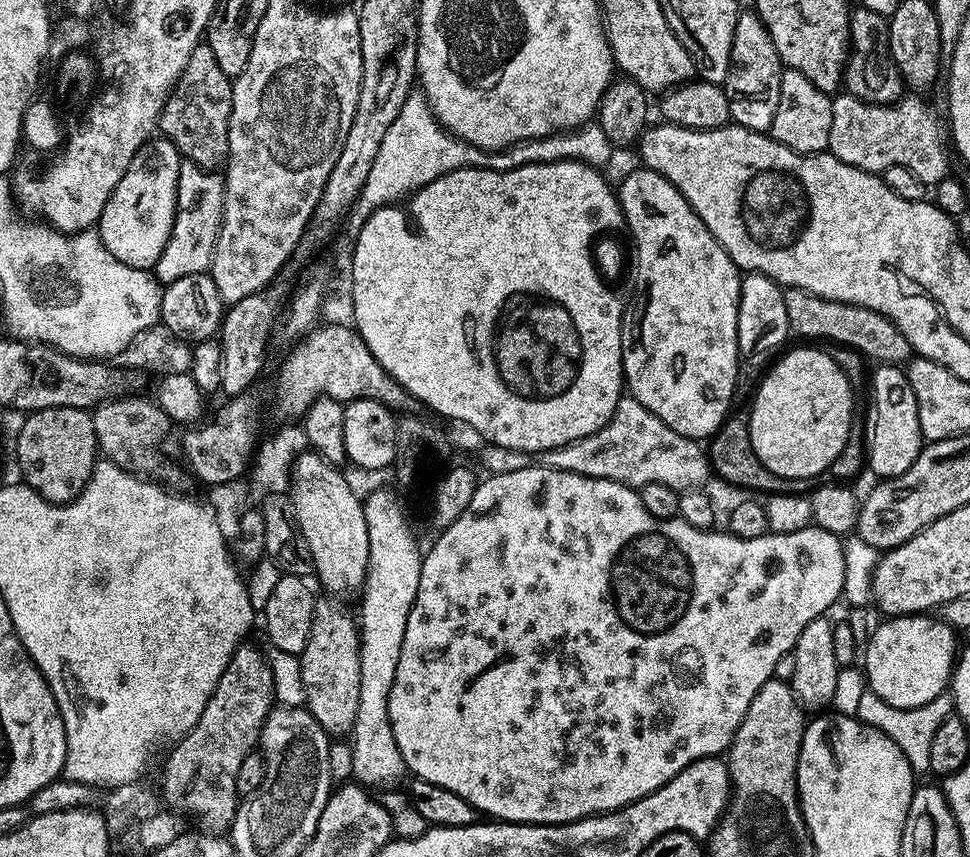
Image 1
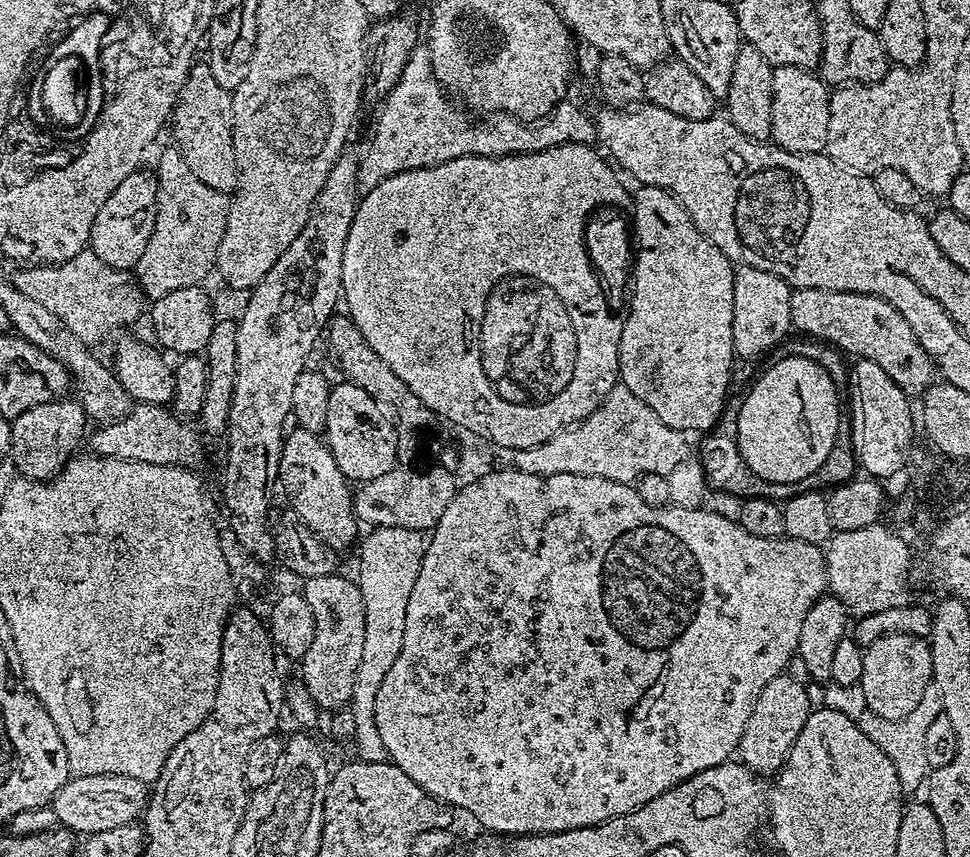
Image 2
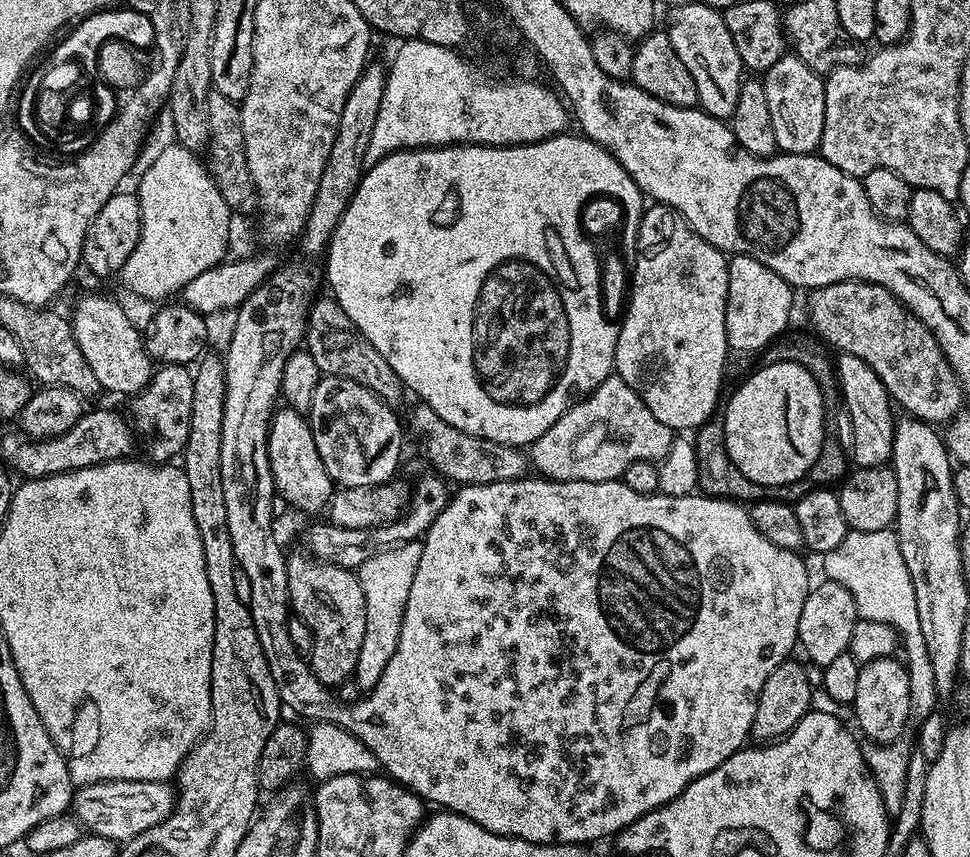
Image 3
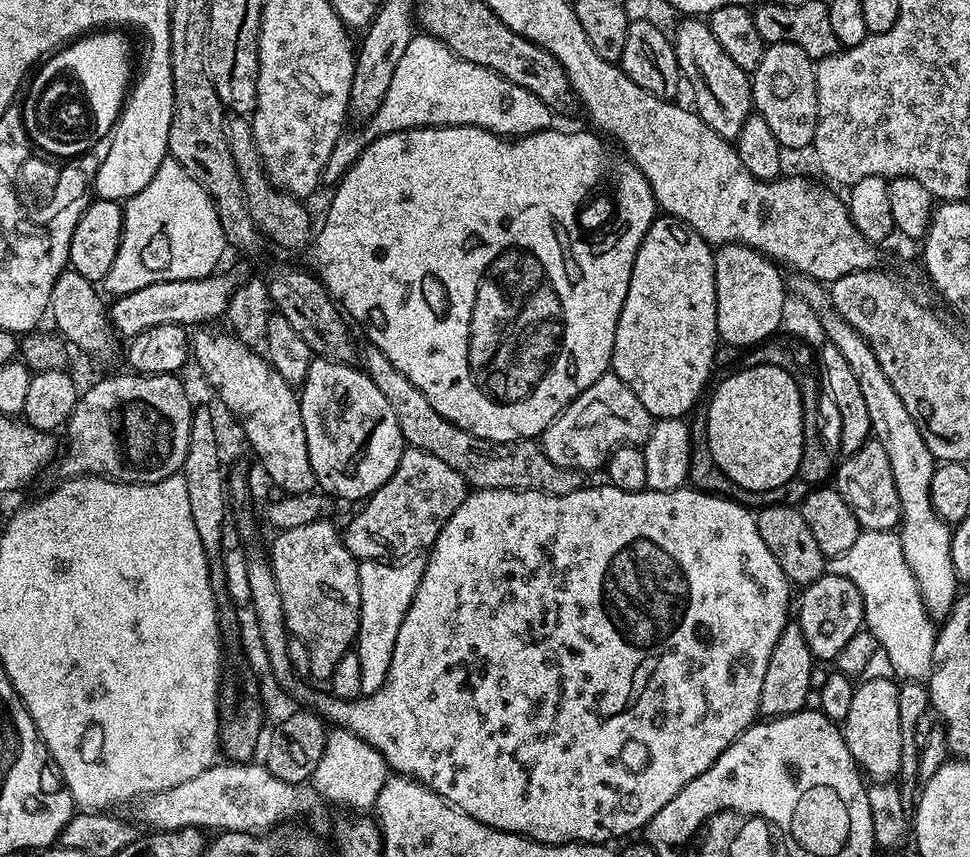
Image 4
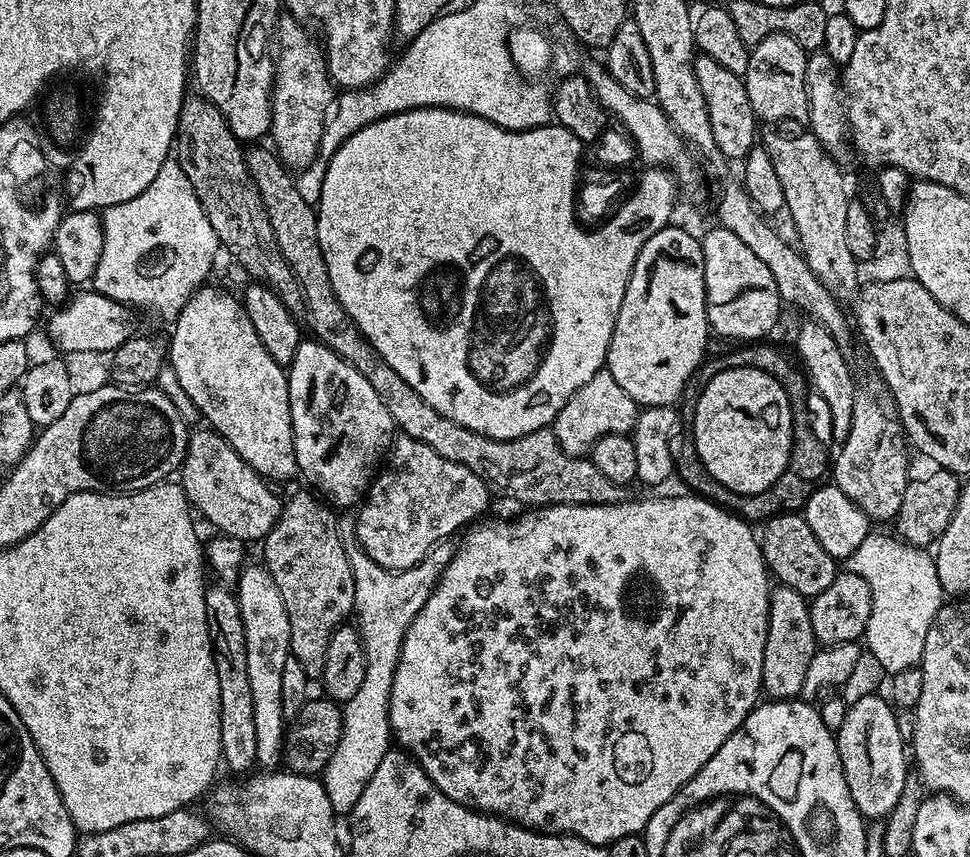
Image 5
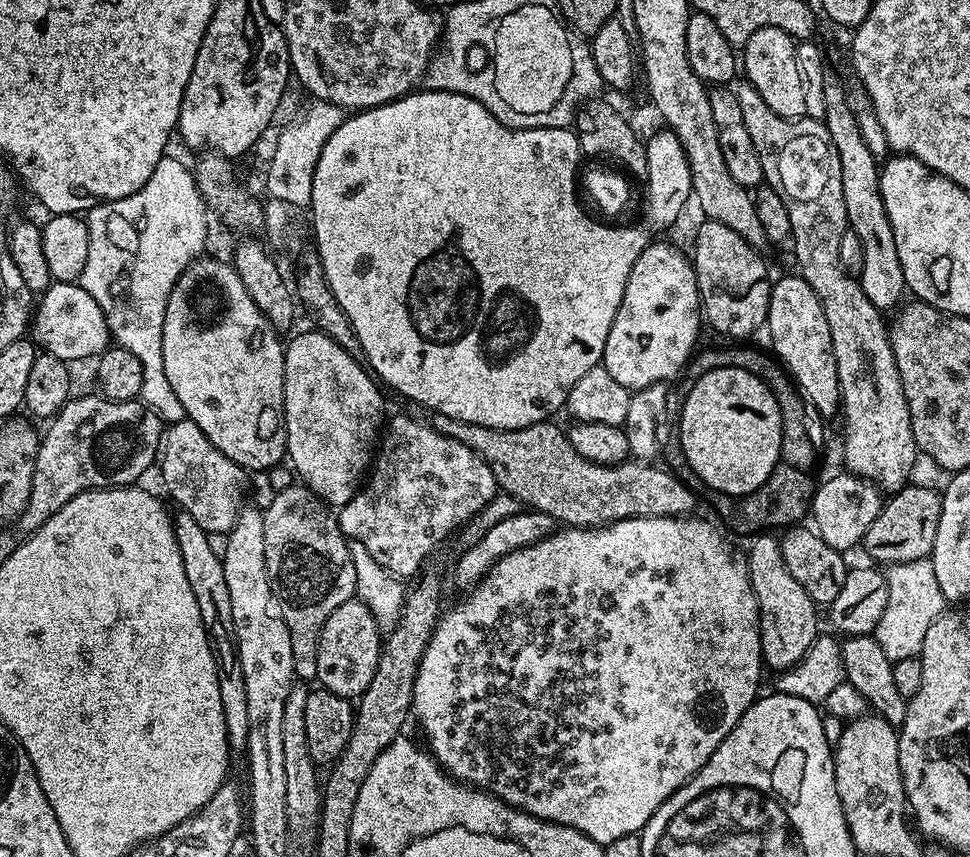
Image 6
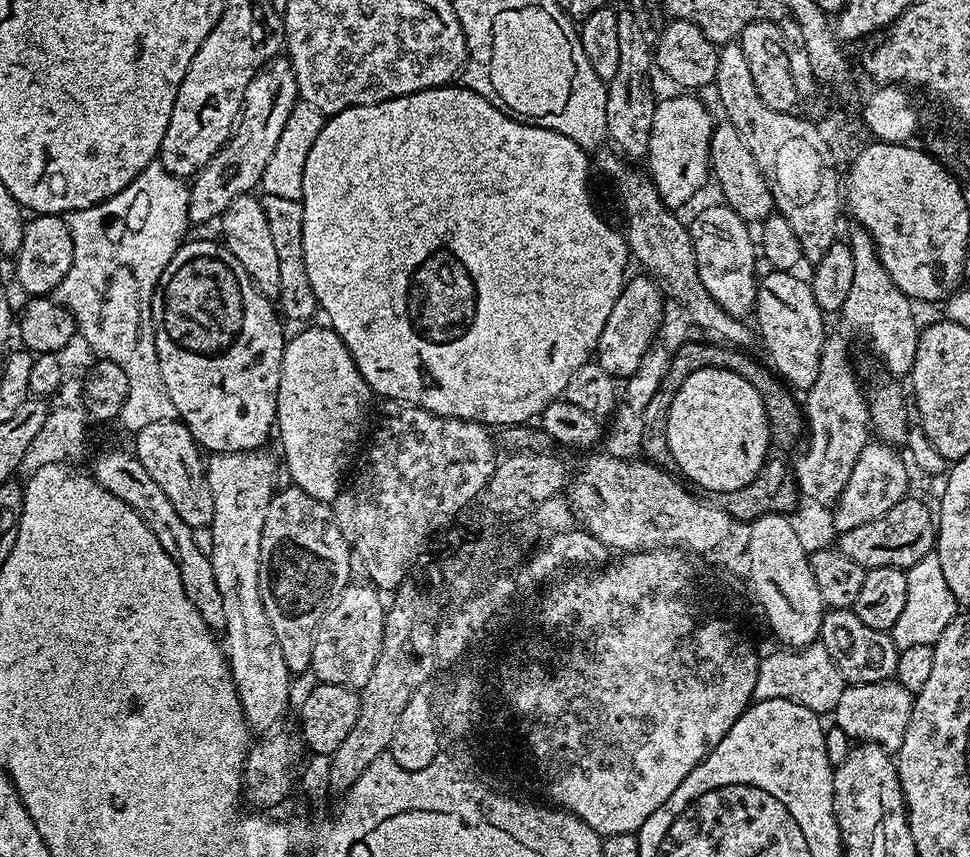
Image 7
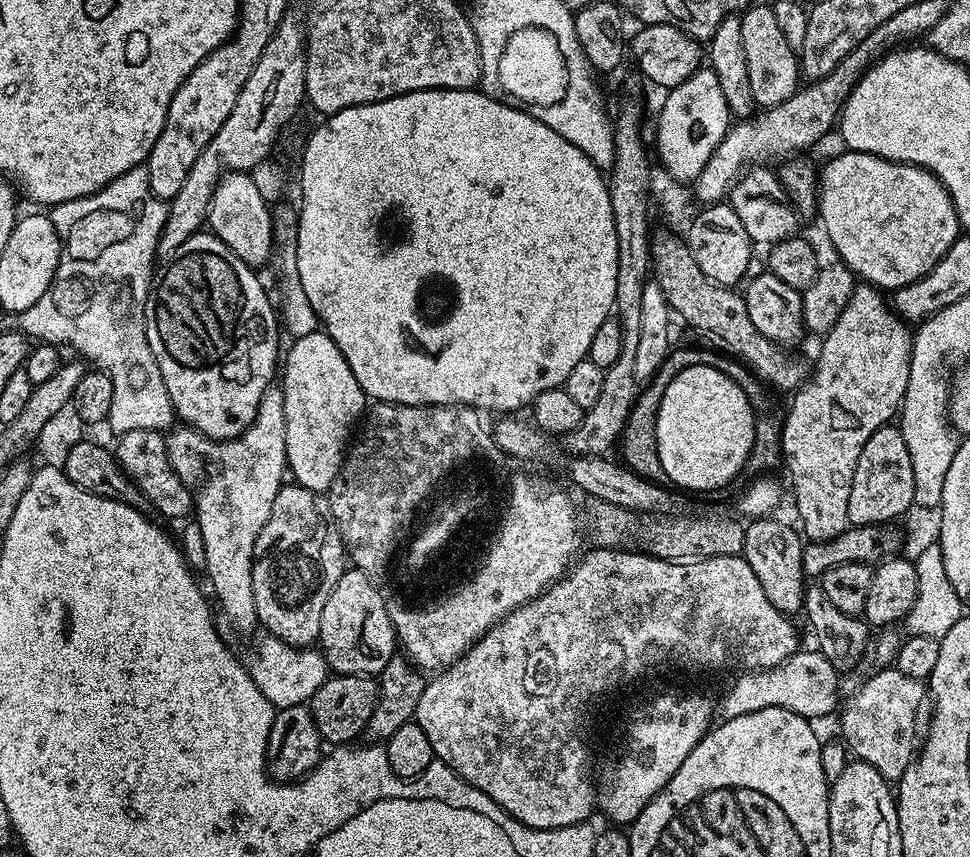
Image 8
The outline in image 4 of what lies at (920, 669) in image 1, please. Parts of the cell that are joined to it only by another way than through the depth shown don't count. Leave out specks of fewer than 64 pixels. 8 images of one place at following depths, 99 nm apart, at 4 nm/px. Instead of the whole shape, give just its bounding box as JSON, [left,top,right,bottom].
[842,676,902,780]

